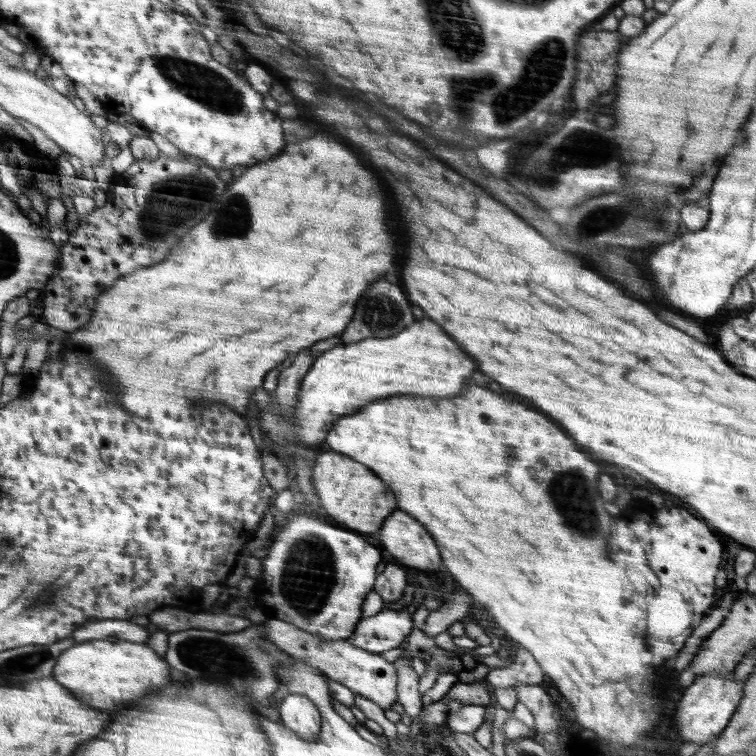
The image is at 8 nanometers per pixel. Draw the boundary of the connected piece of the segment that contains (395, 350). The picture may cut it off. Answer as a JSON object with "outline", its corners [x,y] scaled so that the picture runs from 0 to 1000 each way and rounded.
{"outline":[[[558,421],[513,450],[484,447],[471,455],[444,458],[421,468],[397,509],[393,542],[386,554],[374,550],[362,521],[357,520],[360,534],[352,541],[345,540],[344,546],[347,577],[352,587],[368,599],[374,597],[376,585],[382,582],[402,590],[418,590],[431,582],[439,561],[497,529],[526,521],[574,521],[579,526],[601,526],[611,519],[614,503],[619,505],[627,489],[627,476],[616,471],[611,460],[574,423]]]}

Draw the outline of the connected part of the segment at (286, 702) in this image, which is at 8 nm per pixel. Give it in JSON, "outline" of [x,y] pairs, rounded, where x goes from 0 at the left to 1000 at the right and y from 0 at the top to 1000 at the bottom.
{"outline":[[[382,917],[366,935],[377,962],[407,979],[422,976],[426,943],[417,927],[399,917]]]}

